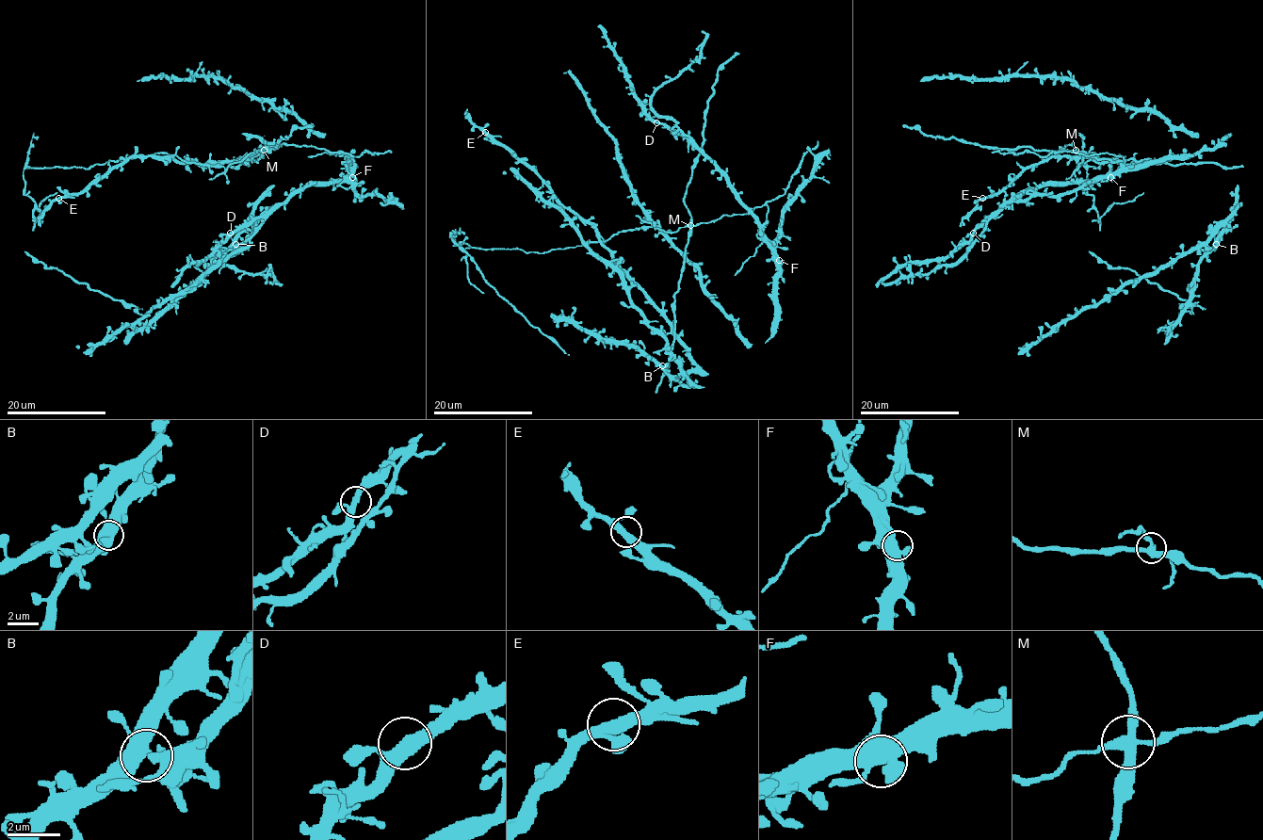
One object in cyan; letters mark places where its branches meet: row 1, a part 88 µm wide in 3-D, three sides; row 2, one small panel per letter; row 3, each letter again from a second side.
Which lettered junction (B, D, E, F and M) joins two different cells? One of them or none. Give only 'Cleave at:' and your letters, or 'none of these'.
Cleave at: M

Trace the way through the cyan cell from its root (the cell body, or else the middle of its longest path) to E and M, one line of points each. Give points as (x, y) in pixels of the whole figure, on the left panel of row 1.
E: (290, 144), (251, 152), (225, 169), (186, 162), (175, 155), (132, 155), (80, 192), (58, 198)
M: (290, 144), (282, 143), (264, 150)

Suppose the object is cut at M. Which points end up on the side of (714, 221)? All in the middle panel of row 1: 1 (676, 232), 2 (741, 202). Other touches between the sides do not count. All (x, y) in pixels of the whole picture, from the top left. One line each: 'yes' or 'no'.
1: yes
2: no

